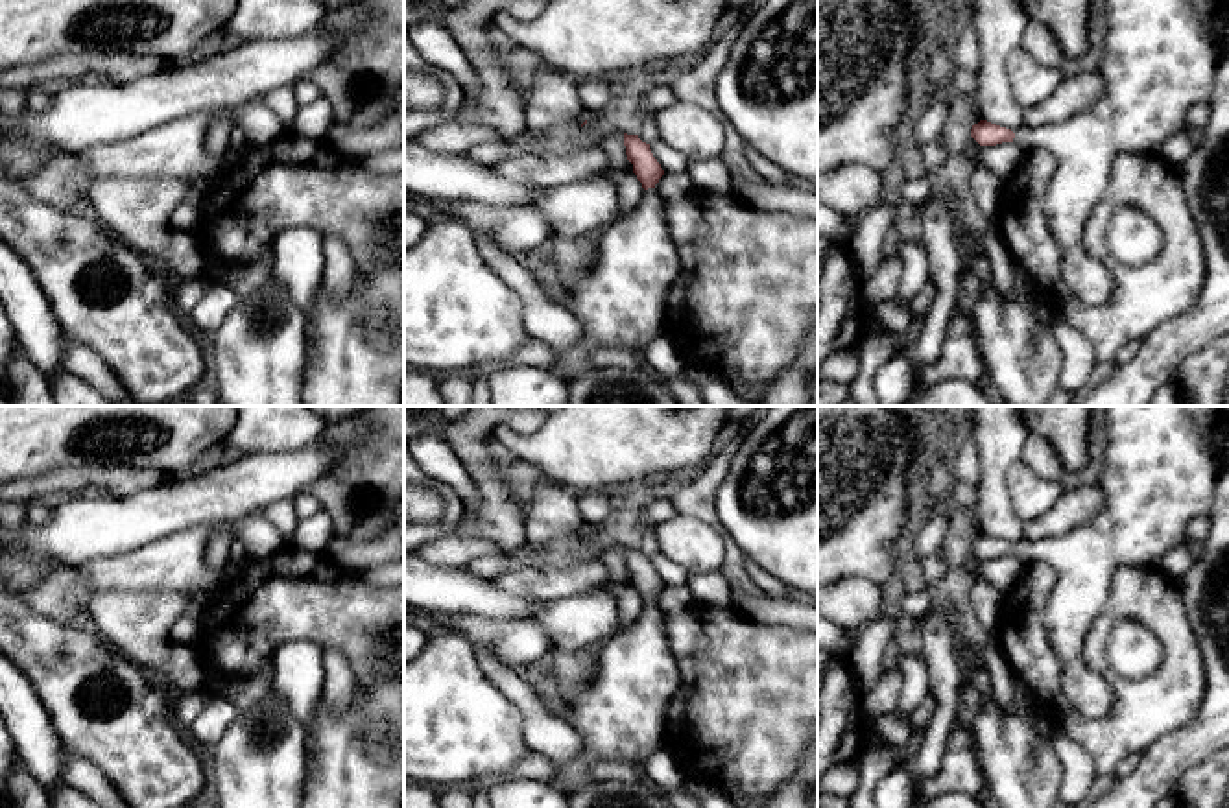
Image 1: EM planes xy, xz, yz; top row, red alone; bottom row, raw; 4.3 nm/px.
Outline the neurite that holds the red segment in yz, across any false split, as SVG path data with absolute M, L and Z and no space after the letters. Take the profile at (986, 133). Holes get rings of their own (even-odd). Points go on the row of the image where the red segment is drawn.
M1105 0L1105 26L1104 55L1096 68L1096 74L1104 81L1104 92L1096 103L1072 114L1065 122L1022 127L1015 133L987 120L980 120L971 129L971 137L980 146L1017 142L1024 151L1043 148L1057 159L1057 170L1044 194L1044 214L1061 249L1063 282L1068 293L1091 306L1100 306L1109 301L1113 293L1113 277L1102 262L1085 251L1081 242L1083 227L1096 203L1104 197L1113 162L1120 153L1159 153L1161 146L1185 127L1190 107L1198 103L1209 105L1218 65L1225 53L1229 0Z

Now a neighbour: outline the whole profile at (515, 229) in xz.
M467 201L437 203L437 207L450 220L461 220L474 232L489 236L500 251L511 256L533 251L554 236L552 223L533 207L504 208Z

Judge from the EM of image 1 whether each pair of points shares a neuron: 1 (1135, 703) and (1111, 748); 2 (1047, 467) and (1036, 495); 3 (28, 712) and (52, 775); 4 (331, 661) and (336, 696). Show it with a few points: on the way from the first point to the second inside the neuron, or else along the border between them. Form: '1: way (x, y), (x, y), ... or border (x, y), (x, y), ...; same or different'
1: way (1135, 714), (1135, 720), (1119, 736); same
2: border (1021, 460), (1038, 475), (1058, 480); different
3: way (30, 727), (43, 760); same
4: way (336, 670), (336, 687); same

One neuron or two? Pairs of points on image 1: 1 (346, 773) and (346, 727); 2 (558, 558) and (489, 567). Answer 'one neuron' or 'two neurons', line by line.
1: one neuron
2: one neuron

